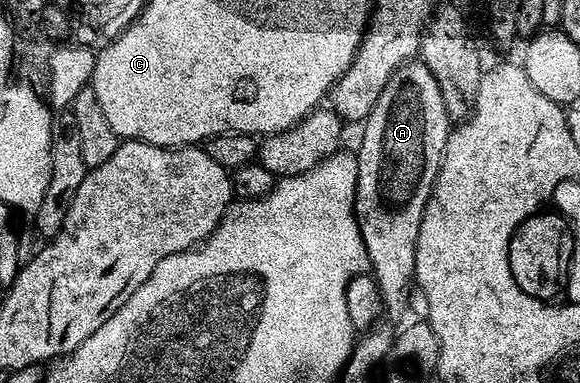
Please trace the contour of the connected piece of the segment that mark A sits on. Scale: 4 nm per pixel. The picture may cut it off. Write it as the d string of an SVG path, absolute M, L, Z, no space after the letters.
M412 59L405 62L401 67L397 67L397 71L393 71L393 75L389 75L389 83L385 83L385 91L381 91L381 95L377 99L377 103L373 107L373 111L369 111L367 120L362 122L363 138L359 141L359 149L357 148L357 187L355 188L355 224L359 226L359 234L365 245L367 252L367 263L369 266L370 276L375 278L375 286L379 289L379 295L382 304L391 313L399 313L407 305L407 296L410 295L411 289L413 293L413 282L415 279L415 247L417 241L417 231L421 225L423 212L427 206L427 200L431 194L431 188L435 182L435 176L439 170L439 164L443 158L443 148L447 142L447 137L453 128L452 118L448 117L445 111L445 101L441 99L441 89L437 87L437 79L433 79L433 75L429 71L429 67L425 67L422 59Z

